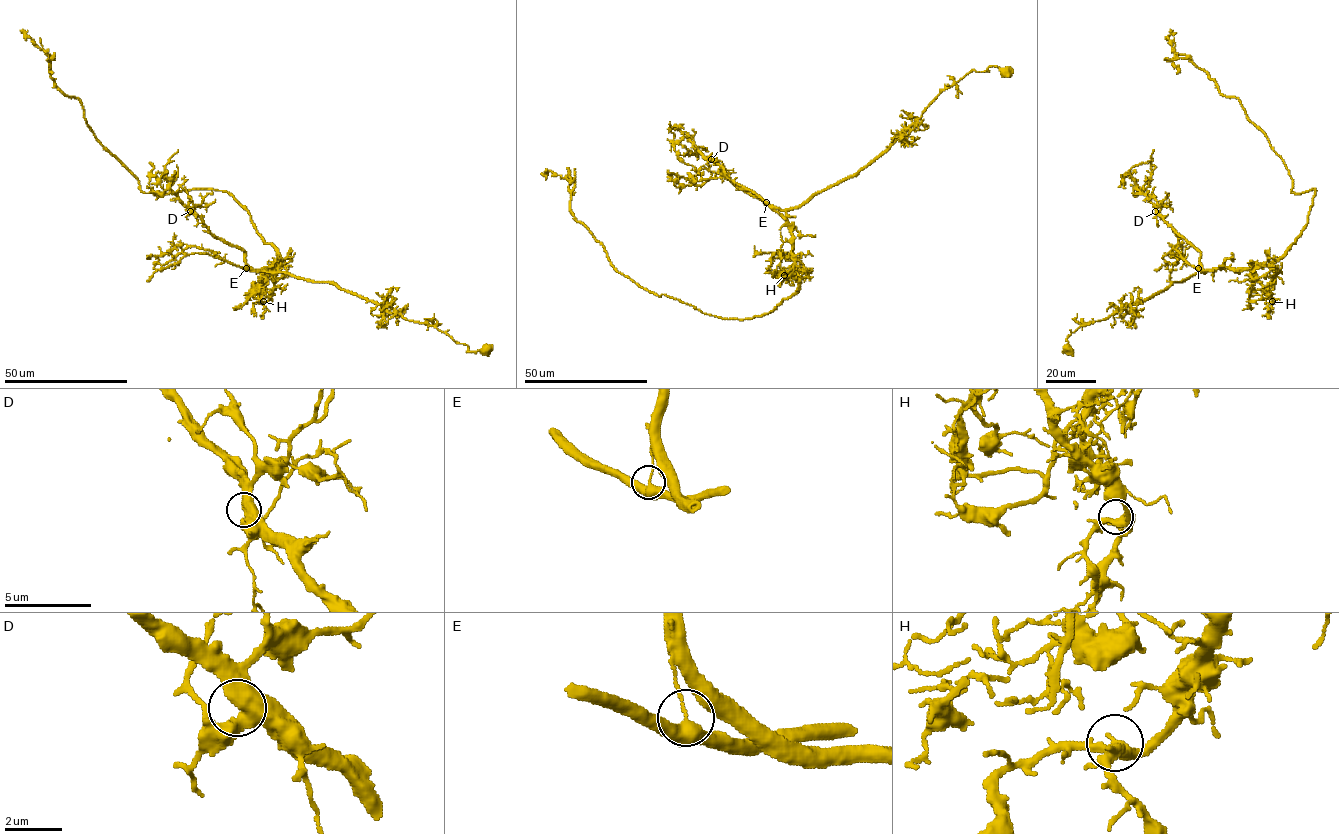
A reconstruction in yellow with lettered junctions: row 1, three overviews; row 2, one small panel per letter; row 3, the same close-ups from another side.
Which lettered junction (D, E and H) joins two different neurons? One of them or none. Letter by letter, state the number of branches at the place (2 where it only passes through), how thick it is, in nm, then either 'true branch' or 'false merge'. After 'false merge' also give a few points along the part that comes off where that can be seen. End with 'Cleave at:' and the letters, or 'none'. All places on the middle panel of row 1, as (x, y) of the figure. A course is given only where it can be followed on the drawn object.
D: 3 branches meet; 480 nm thick; true branch
E: 3 branches meet; 400 nm thick; false merge; foreign part runs (766, 202), (791, 235), (798, 289), (722, 319), (616, 270), (571, 212), (569, 181), (545, 179)
H: 3 branches meet; 360 nm thick; true branch
Cleave at: E

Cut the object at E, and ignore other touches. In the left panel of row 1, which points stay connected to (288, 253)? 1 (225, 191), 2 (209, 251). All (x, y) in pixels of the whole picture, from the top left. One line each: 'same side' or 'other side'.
1: other side
2: other side

